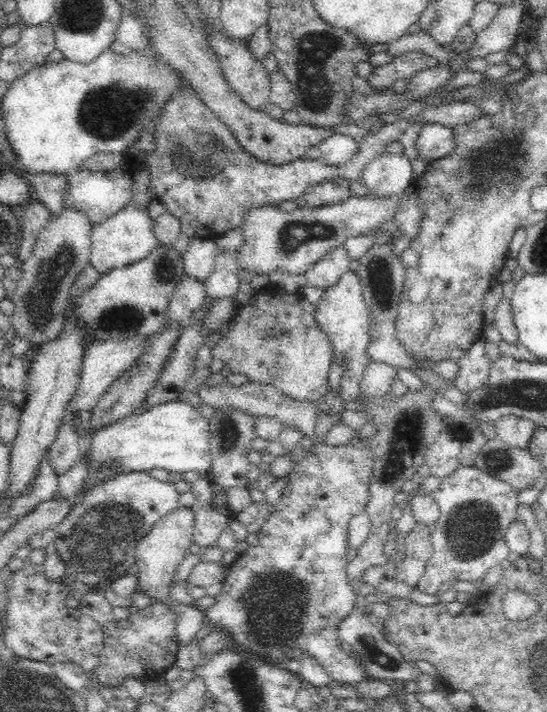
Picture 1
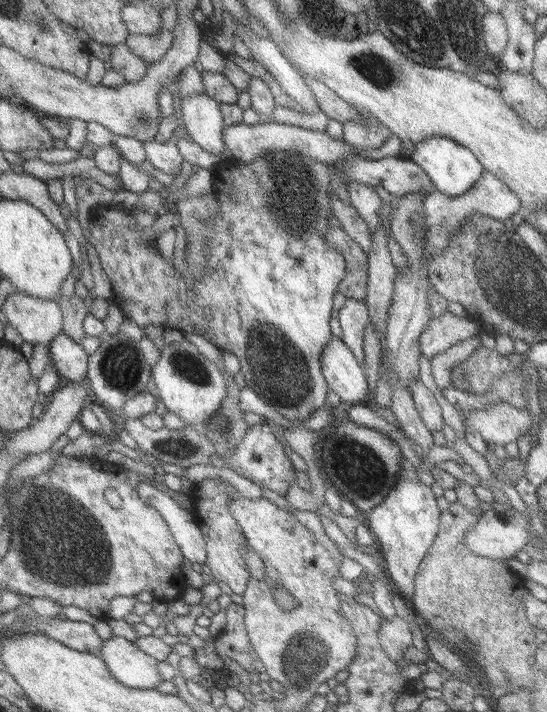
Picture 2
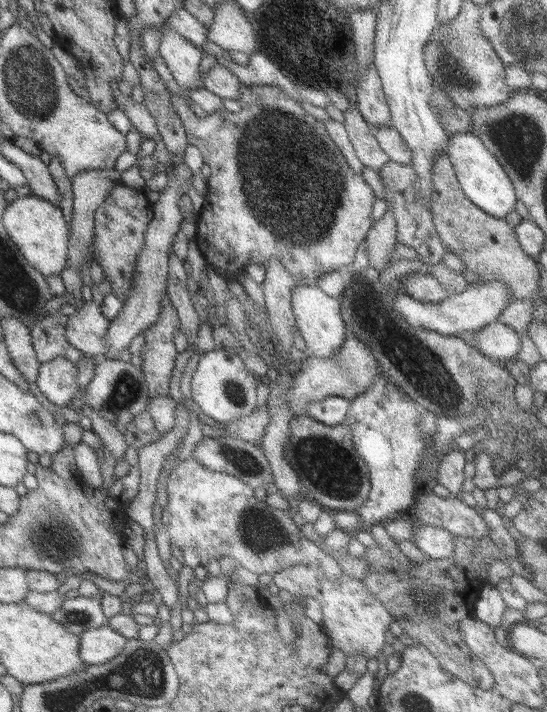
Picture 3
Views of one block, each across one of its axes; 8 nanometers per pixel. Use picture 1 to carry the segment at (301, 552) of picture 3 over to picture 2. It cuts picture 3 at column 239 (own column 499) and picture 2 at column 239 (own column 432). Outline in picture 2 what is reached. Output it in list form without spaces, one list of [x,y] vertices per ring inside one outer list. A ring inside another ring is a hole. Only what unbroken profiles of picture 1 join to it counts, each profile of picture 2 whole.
[[[216,476],[214,479],[203,479],[193,484],[191,493],[194,504],[193,516],[203,536],[206,553],[204,564],[211,571],[209,572],[209,577],[226,584],[231,589],[232,594],[240,595],[251,584],[249,574],[247,574],[247,566],[245,566],[245,562],[241,562],[243,558],[239,554],[239,549],[247,549],[248,545],[239,528],[237,528],[235,520],[227,512],[227,505],[231,503],[231,500],[240,496],[234,489],[230,492],[223,492],[223,488],[219,484],[219,476]]]

